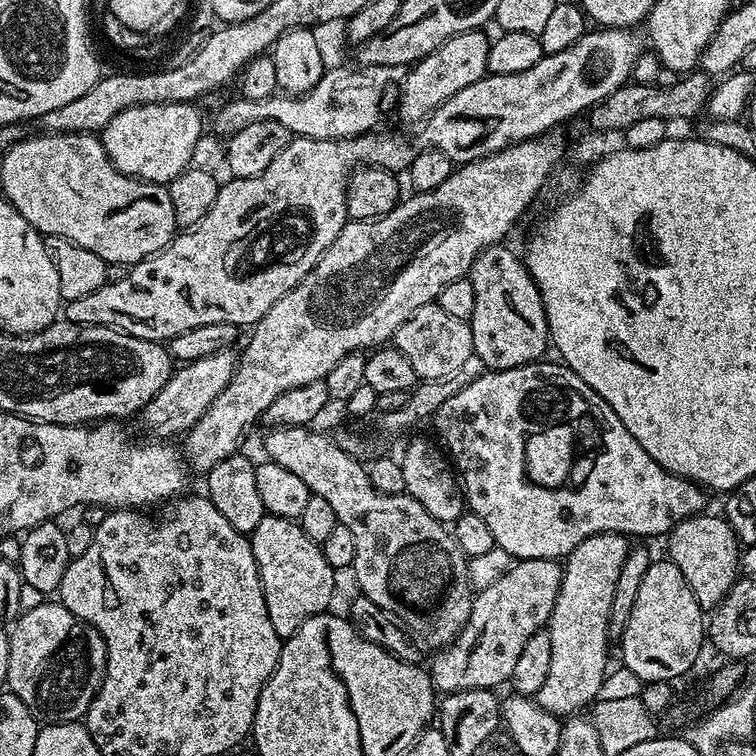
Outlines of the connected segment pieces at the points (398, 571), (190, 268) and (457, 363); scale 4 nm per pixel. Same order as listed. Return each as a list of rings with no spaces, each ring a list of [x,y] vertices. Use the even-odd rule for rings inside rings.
[[[305,426],[303,428],[272,428],[264,436],[264,452],[271,463],[278,466],[286,466],[286,470],[290,470],[302,482],[306,482],[309,493],[318,498],[326,498],[326,502],[330,502],[330,507],[333,508],[336,515],[336,522],[354,533],[355,553],[354,562],[352,563],[350,572],[351,575],[356,575],[356,584],[359,591],[366,597],[370,598],[370,602],[374,602],[374,606],[382,606],[382,610],[388,613],[389,617],[395,618],[400,627],[408,633],[409,637],[421,649],[427,650],[441,650],[445,649],[455,637],[459,634],[460,629],[464,627],[464,623],[470,618],[470,610],[472,609],[472,597],[474,589],[468,583],[468,557],[465,556],[464,551],[460,549],[460,543],[456,541],[455,535],[443,523],[436,521],[426,512],[421,502],[415,500],[414,497],[407,494],[403,496],[395,496],[394,494],[382,494],[370,482],[368,477],[368,469],[362,463],[359,464],[357,457],[351,452],[342,450],[339,443],[335,439],[331,440],[324,432],[315,432],[315,427]]]
[[[380,134],[353,136],[351,140],[319,140],[318,138],[306,138],[305,136],[295,137],[286,146],[286,150],[282,150],[282,154],[278,154],[278,158],[274,158],[274,162],[270,162],[270,166],[262,174],[242,178],[241,180],[233,178],[221,183],[218,198],[214,198],[214,206],[210,206],[210,210],[203,222],[191,230],[181,231],[164,251],[149,256],[148,259],[141,260],[138,264],[131,265],[126,278],[122,278],[122,282],[106,283],[98,290],[94,290],[94,294],[86,294],[86,298],[74,298],[67,301],[62,308],[63,319],[69,324],[99,324],[101,328],[119,328],[120,331],[130,334],[134,338],[146,338],[157,342],[171,342],[175,336],[182,334],[186,330],[194,330],[198,326],[217,324],[218,322],[226,322],[237,326],[243,326],[243,324],[255,326],[266,314],[266,310],[270,310],[270,306],[274,306],[274,302],[278,302],[278,298],[285,296],[291,288],[299,286],[302,278],[306,278],[309,270],[315,268],[322,253],[327,250],[329,244],[334,242],[334,238],[338,238],[338,234],[348,223],[346,190],[348,189],[348,177],[354,166],[386,168],[393,174],[400,174],[412,164],[417,149],[412,148],[411,142],[406,137],[376,135]]]
[[[436,302],[419,307],[398,328],[392,342],[410,360],[420,380],[433,380],[452,374],[474,354],[471,325],[465,320],[451,317]]]

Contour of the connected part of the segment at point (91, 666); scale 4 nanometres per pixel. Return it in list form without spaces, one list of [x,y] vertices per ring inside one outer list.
[[[45,602],[34,606],[34,610],[21,612],[11,625],[8,637],[10,638],[10,666],[7,691],[22,698],[22,702],[26,702],[28,709],[36,713],[44,724],[83,721],[88,715],[92,697],[98,694],[104,676],[108,673],[106,642],[100,631],[84,620],[78,620],[64,604]]]

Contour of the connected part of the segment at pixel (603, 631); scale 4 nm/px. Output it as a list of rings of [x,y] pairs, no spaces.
[[[599,532],[586,538],[586,542],[579,544],[563,561],[564,576],[560,579],[552,617],[546,625],[550,634],[550,670],[546,673],[546,682],[542,682],[542,690],[534,697],[542,710],[558,718],[571,717],[581,711],[579,708],[587,709],[604,692],[610,606],[629,547],[629,537],[621,532]]]

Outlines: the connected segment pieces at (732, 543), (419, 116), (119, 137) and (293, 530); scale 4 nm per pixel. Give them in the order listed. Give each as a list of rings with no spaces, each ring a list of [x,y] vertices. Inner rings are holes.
[[[708,515],[687,516],[682,522],[675,524],[666,536],[667,559],[672,560],[674,566],[678,566],[678,570],[682,570],[682,578],[686,578],[690,590],[694,590],[694,598],[705,610],[711,610],[722,602],[722,598],[730,591],[742,572],[742,545],[737,540],[734,530],[723,515]]]
[[[487,31],[463,32],[450,37],[442,46],[435,48],[426,58],[417,60],[407,69],[400,89],[398,113],[404,124],[427,121],[435,108],[441,108],[458,90],[474,86],[488,72],[488,46],[490,36]],[[420,120],[420,121],[419,121]]]
[[[189,102],[187,104],[147,104],[122,110],[122,114],[110,118],[103,132],[99,133],[110,162],[119,172],[131,176],[133,180],[146,180],[150,184],[167,186],[192,164],[194,146],[198,146],[198,138],[205,135],[204,120],[196,107],[195,103]]]
[[[265,515],[262,522],[250,533],[254,558],[262,582],[262,594],[266,598],[266,614],[270,614],[270,626],[287,638],[295,634],[306,618],[325,611],[336,592],[337,569],[326,562],[324,550],[306,534],[295,520],[281,516]]]

